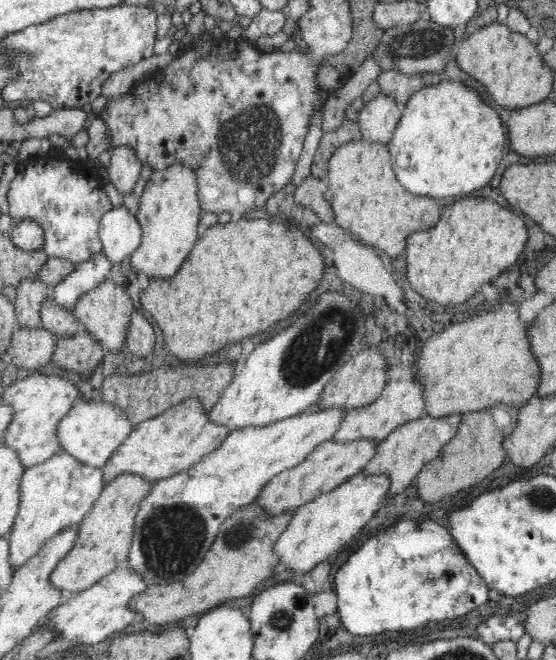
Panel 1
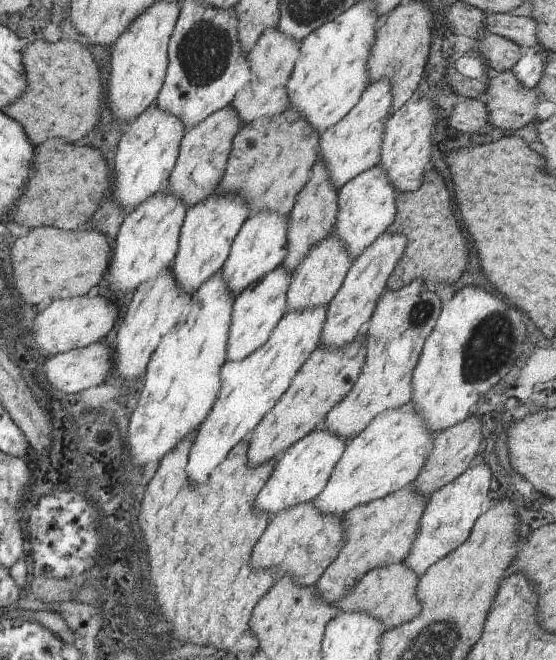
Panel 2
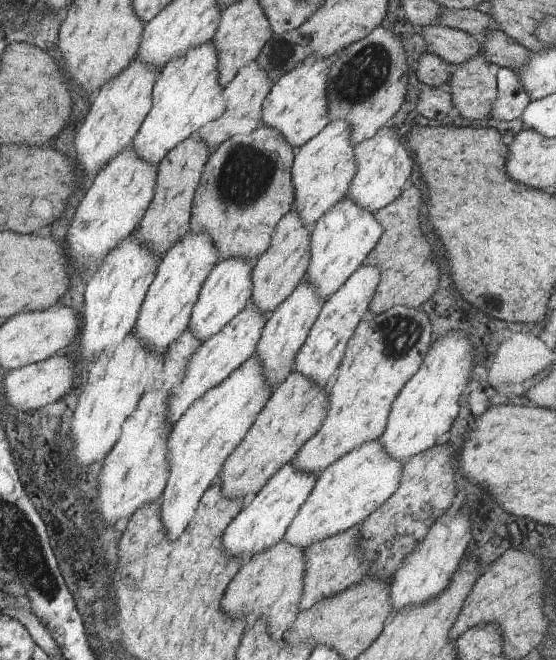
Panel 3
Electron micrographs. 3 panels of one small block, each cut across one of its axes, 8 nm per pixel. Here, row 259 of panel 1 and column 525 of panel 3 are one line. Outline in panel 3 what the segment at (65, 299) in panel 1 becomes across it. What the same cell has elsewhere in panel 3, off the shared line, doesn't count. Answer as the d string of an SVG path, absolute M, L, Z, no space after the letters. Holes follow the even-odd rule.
M500 67L496 68L498 74L499 96L493 106L493 118L497 120L513 120L525 114L531 104L531 96L519 78L517 71Z

